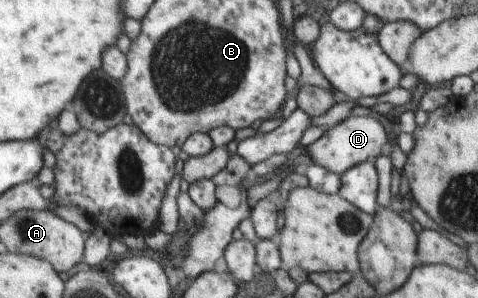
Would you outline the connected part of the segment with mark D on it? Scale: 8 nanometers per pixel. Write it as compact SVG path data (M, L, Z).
M348 117L338 125L327 128L324 135L306 149L308 157L312 159L312 164L322 165L338 176L348 169L366 162L375 160L389 149L389 136L384 129L384 125L373 117Z

